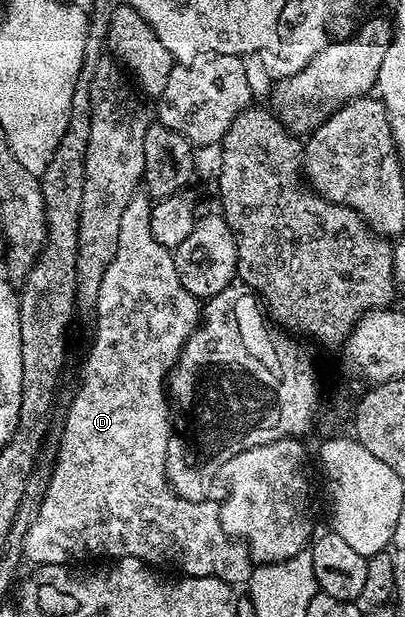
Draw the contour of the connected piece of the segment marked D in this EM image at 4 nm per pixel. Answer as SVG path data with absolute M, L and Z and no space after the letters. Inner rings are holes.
M138 191L132 195L129 199L128 206L121 212L121 223L118 228L117 236L117 249L116 254L113 255L112 262L109 263L107 270L104 273L104 277L100 281L100 291L97 295L94 304L93 311L95 311L95 342L91 345L91 350L87 353L87 362L83 365L83 374L79 377L79 386L75 389L75 394L71 397L71 402L67 405L67 414L63 417L63 430L59 433L59 446L55 449L55 462L51 465L51 478L46 478L43 486L43 498L39 504L39 510L35 516L34 523L29 527L29 531L23 536L23 557L26 560L32 561L32 566L38 567L40 565L67 565L72 563L71 561L83 561L86 557L103 557L99 559L118 559L120 557L136 557L139 561L146 561L148 565L152 567L164 567L168 565L168 570L174 571L179 575L186 575L188 577L219 577L222 581L226 581L228 585L232 587L240 587L239 585L246 586L251 579L251 571L253 568L253 562L251 554L248 553L246 545L242 541L227 536L227 533L223 530L223 524L221 523L221 515L219 514L219 505L216 502L211 502L210 499L204 499L202 501L190 501L184 497L179 497L171 489L171 485L167 482L167 448L171 442L173 436L173 410L169 404L169 394L167 392L167 379L173 366L175 366L175 360L179 358L179 352L185 347L187 340L194 334L195 330L200 328L201 325L201 312L199 313L199 305L201 305L200 298L195 297L189 291L185 291L185 287L181 283L181 279L177 275L177 267L175 266L175 259L172 250L161 247L161 243L157 243L157 239L153 239L151 234L151 228L149 227L149 219L151 218L151 206L153 204L152 198L148 196L146 192Z

